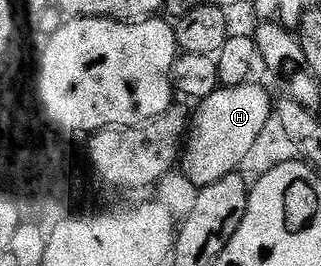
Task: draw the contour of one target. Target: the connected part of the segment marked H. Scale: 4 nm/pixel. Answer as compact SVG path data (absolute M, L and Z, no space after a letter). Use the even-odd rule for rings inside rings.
M248 81L243 85L218 87L199 102L199 111L193 112L180 156L180 171L197 189L209 186L226 175L237 172L245 164L258 136L274 114L274 100L272 101L269 93L262 86L252 84L253 82Z

